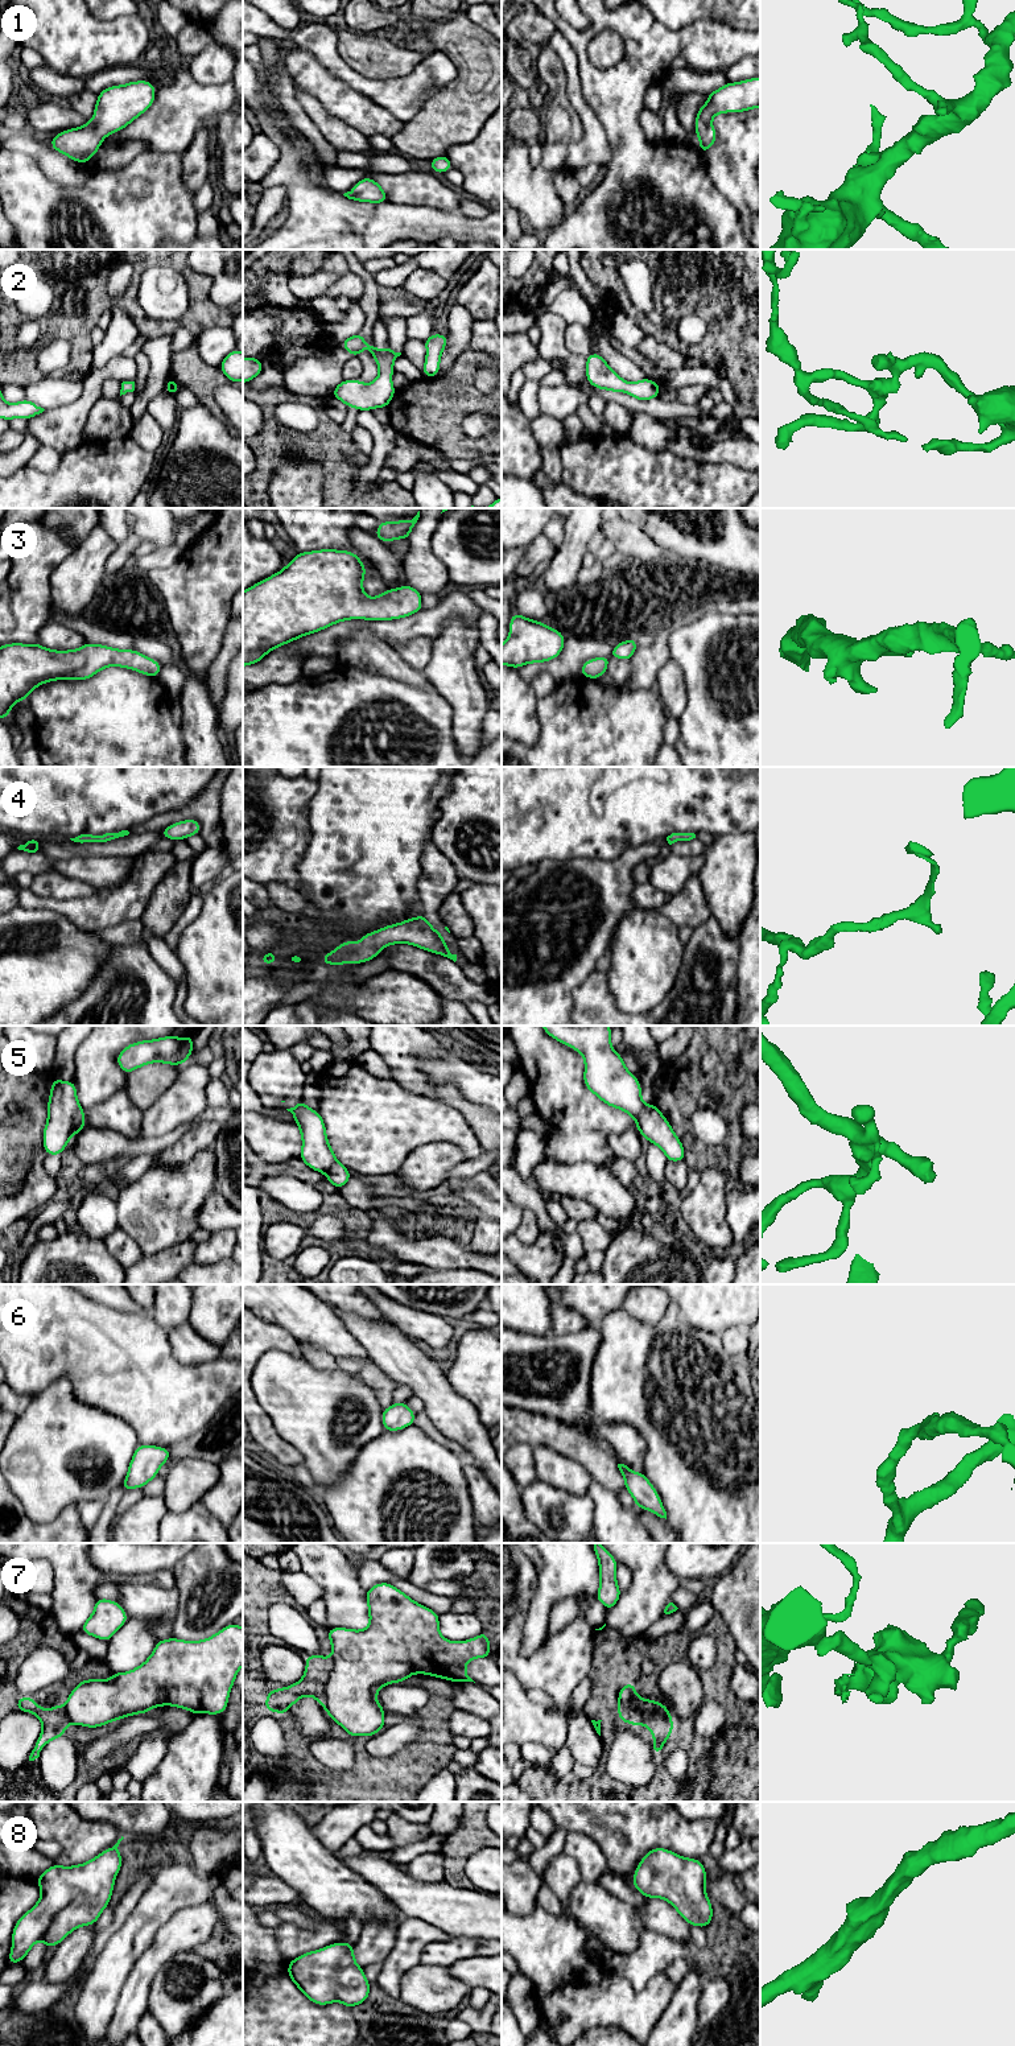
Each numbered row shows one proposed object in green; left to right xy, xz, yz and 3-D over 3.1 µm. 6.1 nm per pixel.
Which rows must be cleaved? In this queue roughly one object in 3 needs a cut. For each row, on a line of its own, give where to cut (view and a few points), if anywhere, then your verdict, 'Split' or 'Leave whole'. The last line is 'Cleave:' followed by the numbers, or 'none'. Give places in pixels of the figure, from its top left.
1: No split. Leave whole
2: No split. Leave whole
3: No split. Leave whole
4: No split. Leave whole
5: Split along xy (81, 1106), (74, 1116), (71, 1134). Split
6: No split. Leave whole
7: Split along yz (619, 1702), (638, 1711), (644, 1717), (665, 1716), (672, 1723). Split
8: No split. Leave whole
Cleave: 5, 7

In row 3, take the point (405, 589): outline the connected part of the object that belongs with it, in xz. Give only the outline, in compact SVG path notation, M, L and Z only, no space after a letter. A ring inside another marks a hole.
M304 552L297 553L278 573L243 591L243 667L259 663L277 647L342 620L401 619L422 610L421 593L408 585L370 598L362 587L366 572L364 564L354 552Z

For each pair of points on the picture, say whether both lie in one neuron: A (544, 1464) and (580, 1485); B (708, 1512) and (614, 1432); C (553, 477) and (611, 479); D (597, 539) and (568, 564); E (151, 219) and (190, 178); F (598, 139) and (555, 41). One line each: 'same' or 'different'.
A: same
B: different
C: different
D: different
E: different
F: same

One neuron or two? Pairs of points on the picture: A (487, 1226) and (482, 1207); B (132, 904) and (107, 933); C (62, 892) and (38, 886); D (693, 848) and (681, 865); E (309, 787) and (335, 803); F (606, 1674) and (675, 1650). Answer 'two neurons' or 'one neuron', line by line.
A: two neurons
B: two neurons
C: one neuron
D: two neurons
E: two neurons
F: one neuron

